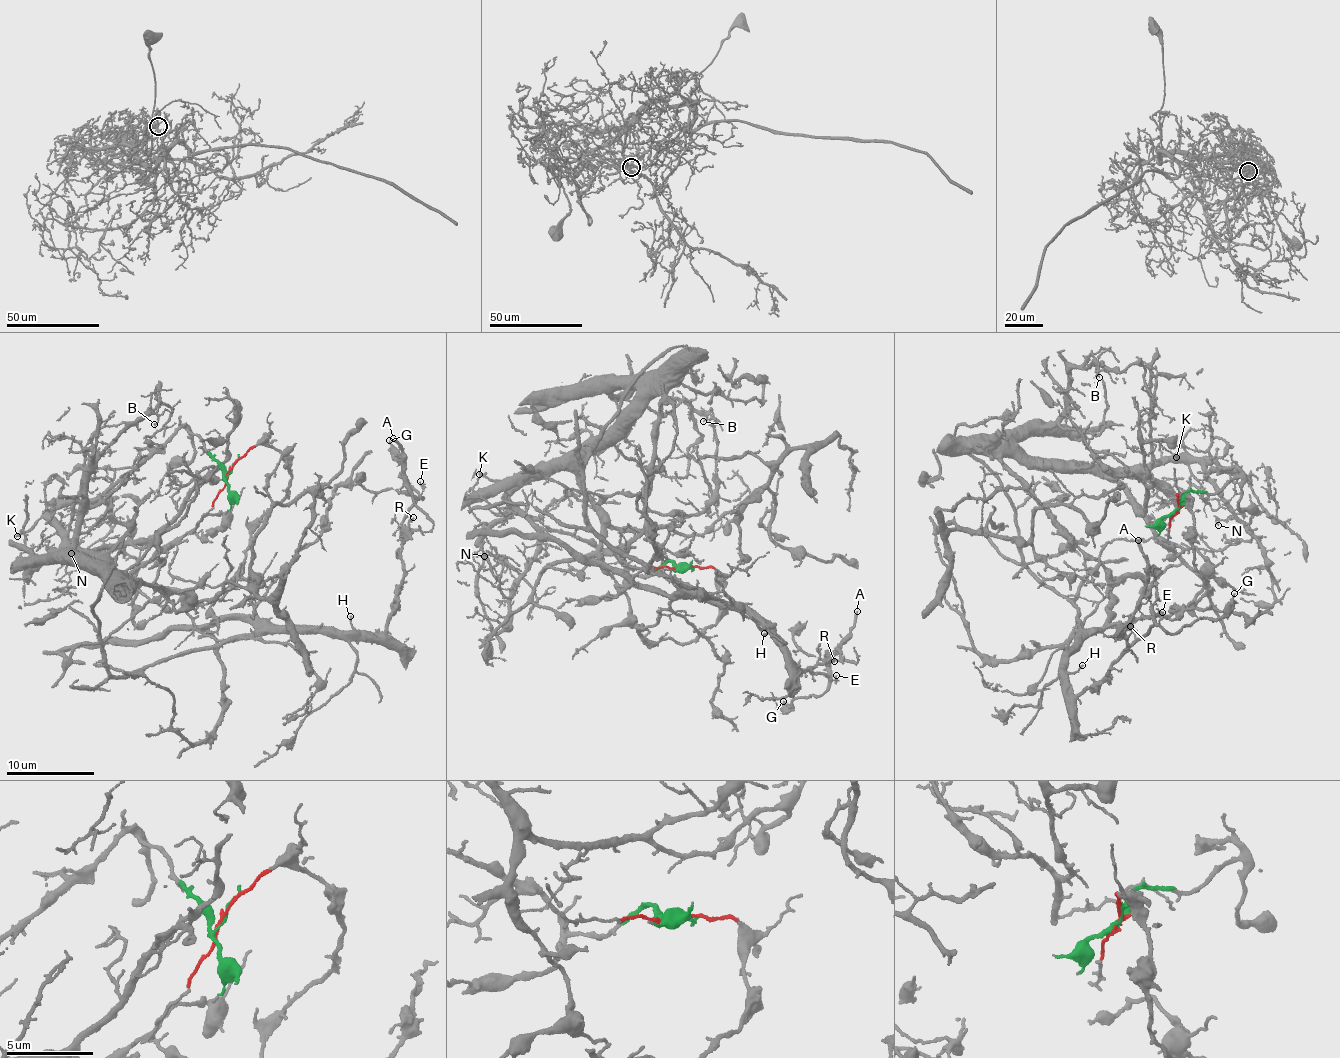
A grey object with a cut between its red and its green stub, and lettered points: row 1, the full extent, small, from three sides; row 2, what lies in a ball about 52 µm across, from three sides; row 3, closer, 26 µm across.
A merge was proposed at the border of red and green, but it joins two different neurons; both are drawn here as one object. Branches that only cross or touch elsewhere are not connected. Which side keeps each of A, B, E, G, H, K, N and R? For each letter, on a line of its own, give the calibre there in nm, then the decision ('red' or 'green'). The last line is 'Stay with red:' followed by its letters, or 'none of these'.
A: calibre 240 nm; red
B: calibre 110 nm; green
E: calibre 160 nm; red
G: calibre 200 nm; red
H: calibre 140 nm; red
K: calibre 240 nm; green
N: calibre 120 nm; green
R: calibre 130 nm; red
Stay with red: A, E, G, H, R

